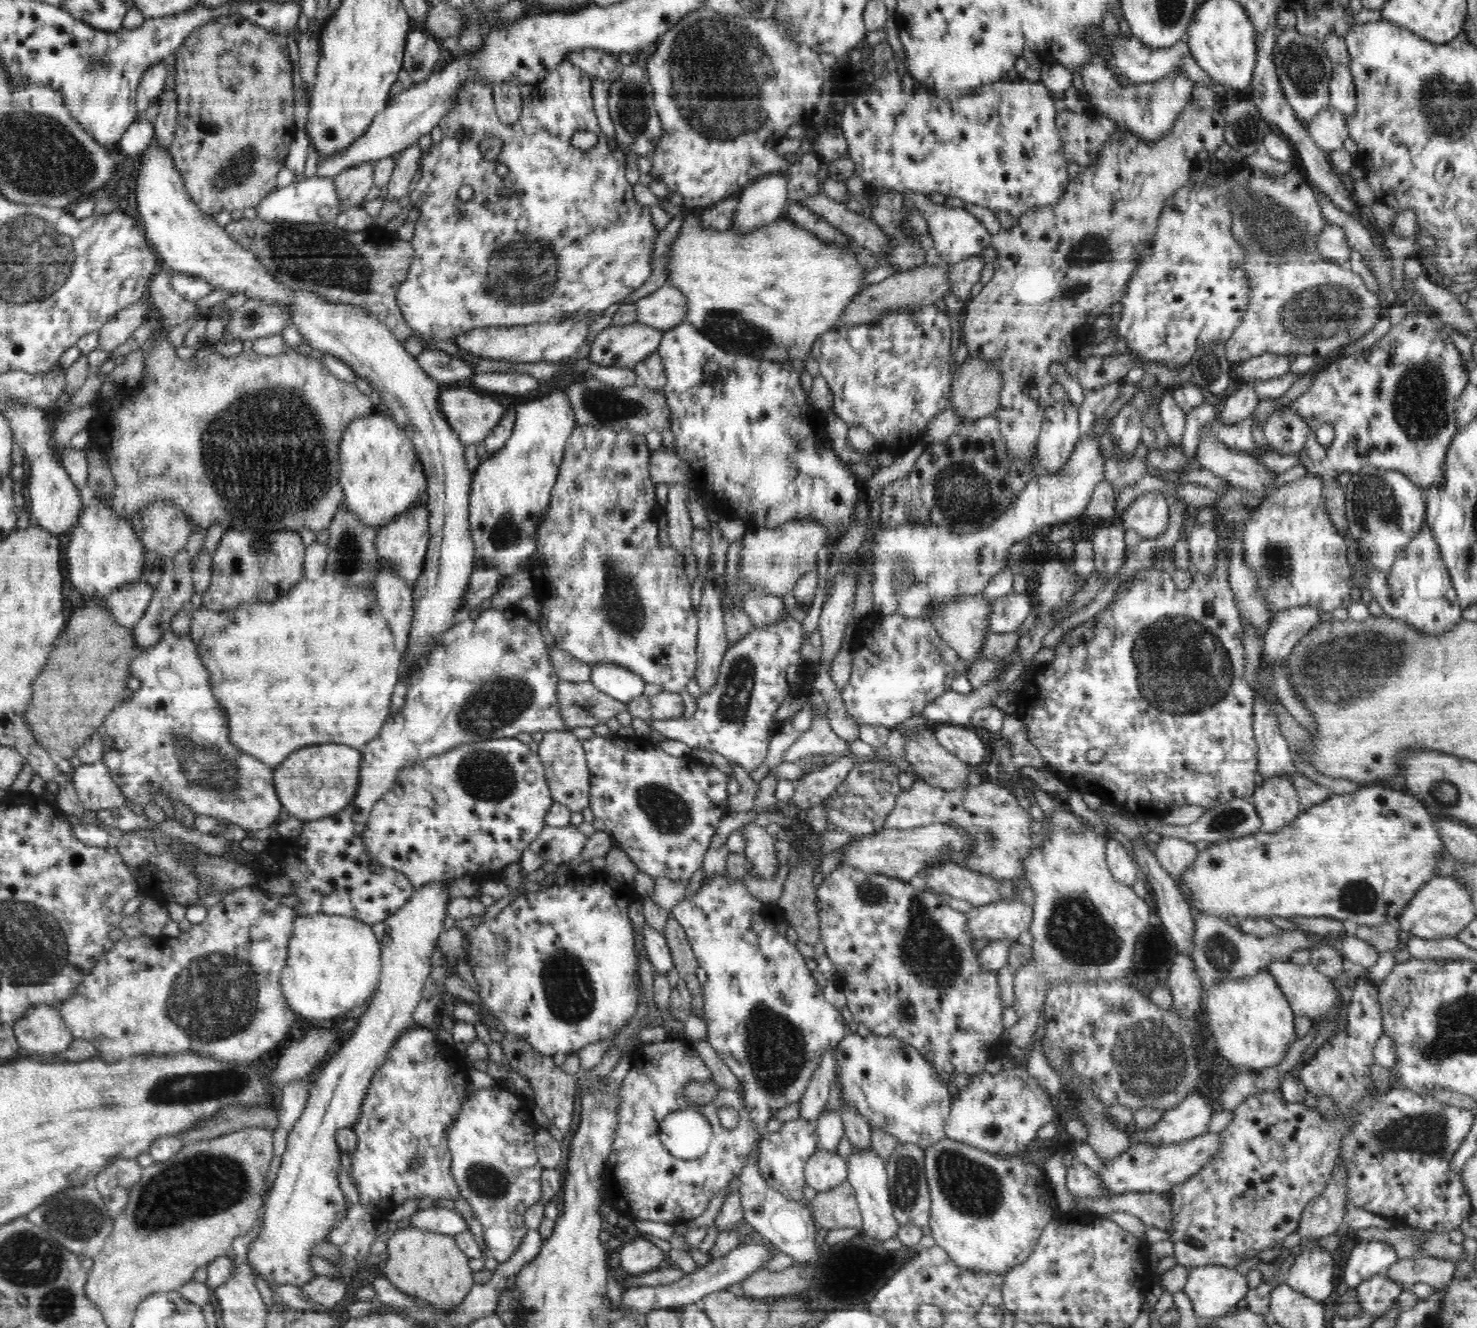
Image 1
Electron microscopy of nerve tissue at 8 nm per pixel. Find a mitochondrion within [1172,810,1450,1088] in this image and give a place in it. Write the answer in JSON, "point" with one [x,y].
{"point":[1360,896]}

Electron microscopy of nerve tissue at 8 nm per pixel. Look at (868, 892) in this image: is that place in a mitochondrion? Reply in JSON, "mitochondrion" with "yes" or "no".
{"mitochondrion":"yes"}

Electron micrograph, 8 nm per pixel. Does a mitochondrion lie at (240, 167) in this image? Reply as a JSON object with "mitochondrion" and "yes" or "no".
{"mitochondrion":"yes"}

